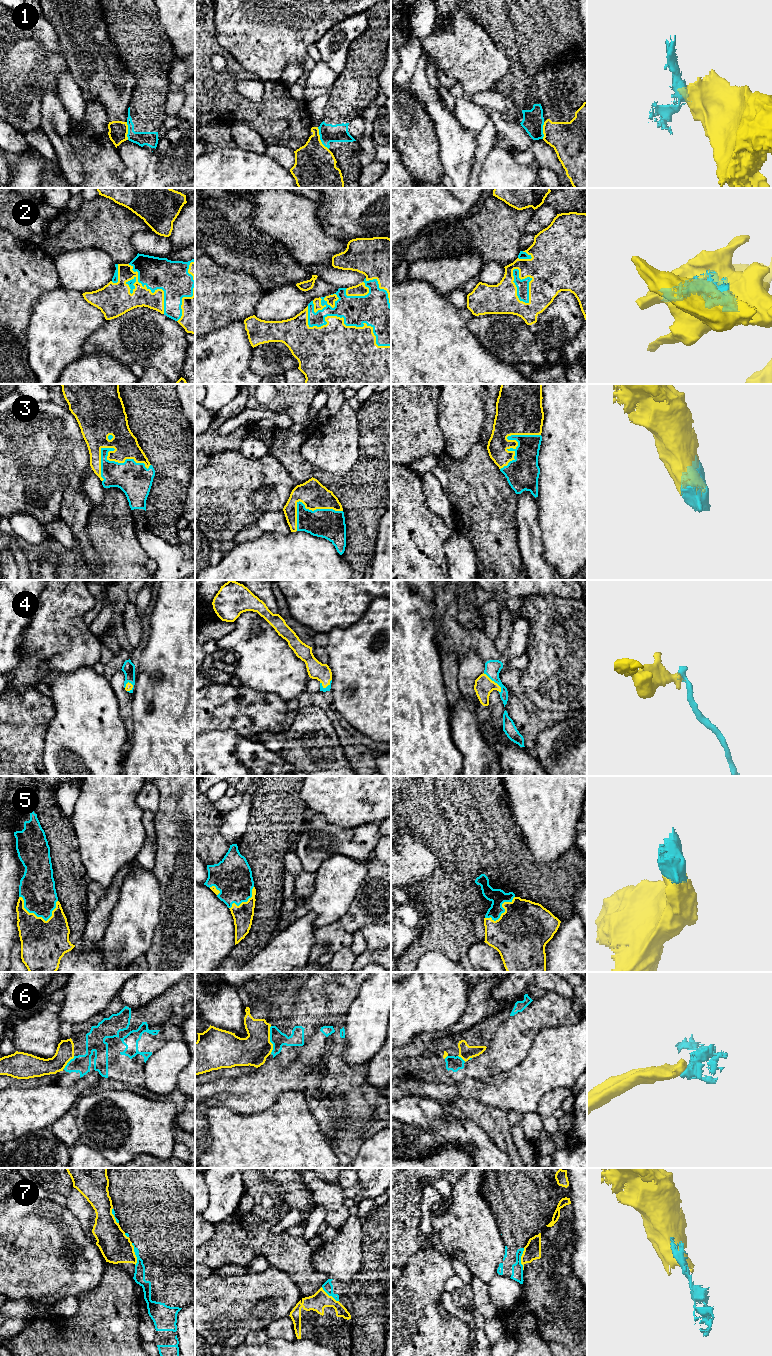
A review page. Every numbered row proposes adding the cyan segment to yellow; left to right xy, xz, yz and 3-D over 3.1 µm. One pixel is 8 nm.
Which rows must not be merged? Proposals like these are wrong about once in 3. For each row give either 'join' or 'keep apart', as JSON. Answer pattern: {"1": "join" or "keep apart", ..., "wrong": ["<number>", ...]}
{"1": "keep apart", "2": "join", "3": "join", "4": "join", "5": "join", "6": "join", "7": "keep apart", "wrong": ["1", "7"]}

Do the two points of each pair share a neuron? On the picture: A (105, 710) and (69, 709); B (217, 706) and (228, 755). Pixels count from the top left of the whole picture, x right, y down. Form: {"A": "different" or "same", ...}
{"A": "same", "B": "different"}

